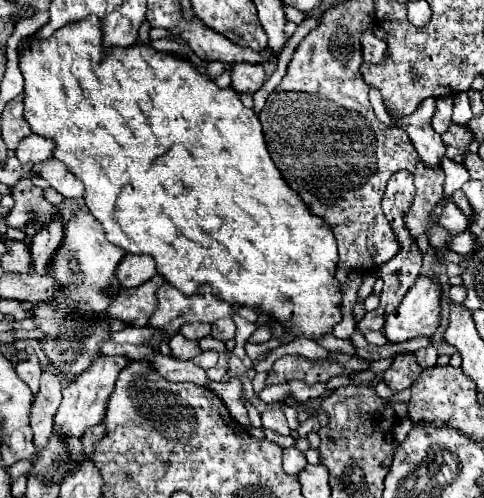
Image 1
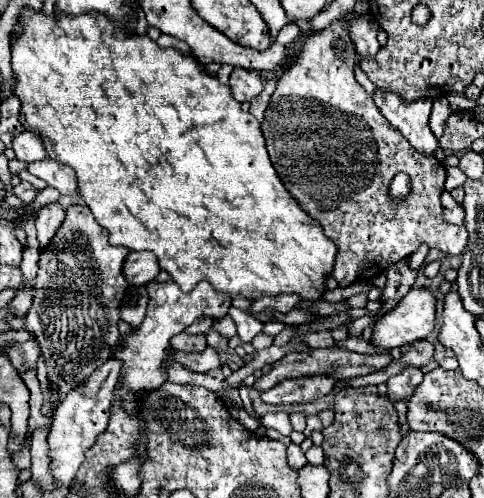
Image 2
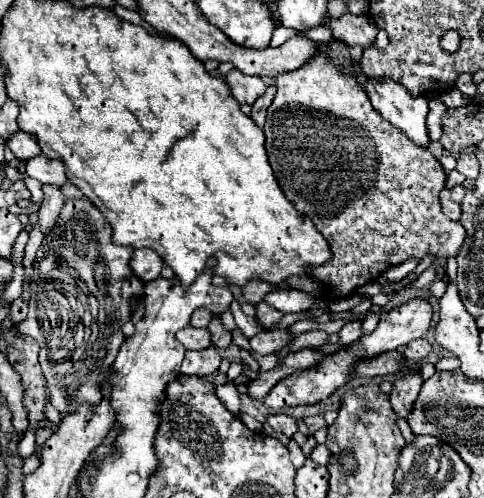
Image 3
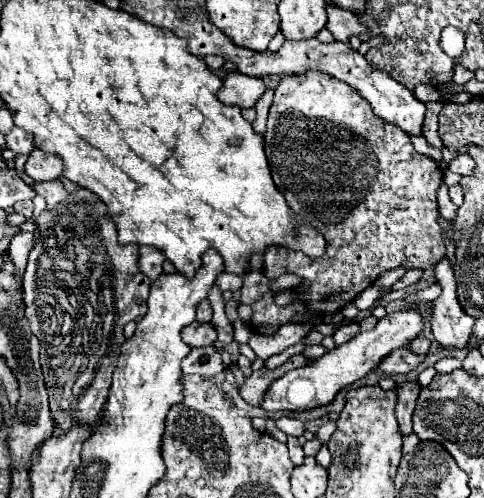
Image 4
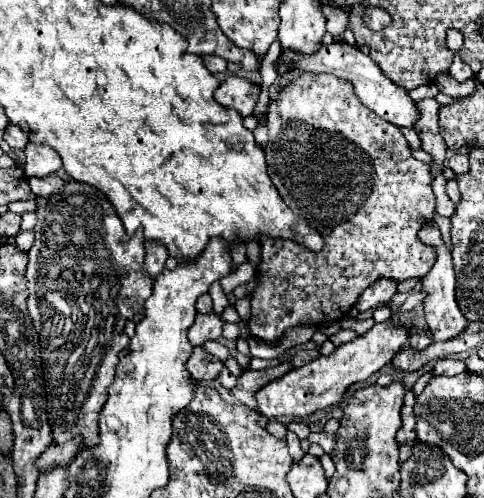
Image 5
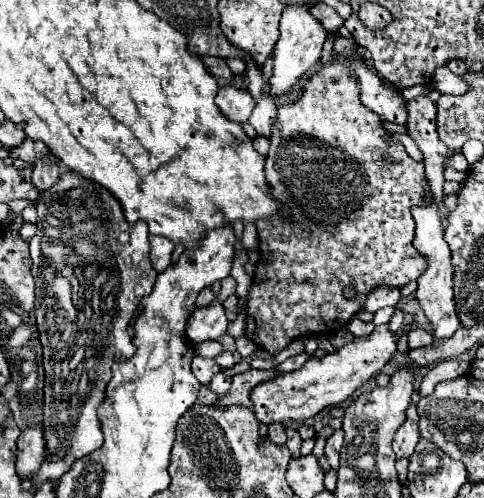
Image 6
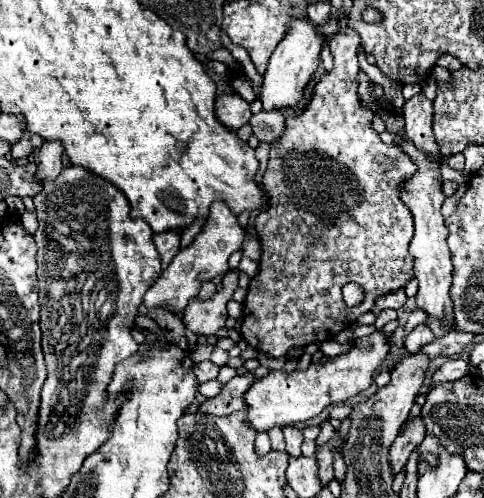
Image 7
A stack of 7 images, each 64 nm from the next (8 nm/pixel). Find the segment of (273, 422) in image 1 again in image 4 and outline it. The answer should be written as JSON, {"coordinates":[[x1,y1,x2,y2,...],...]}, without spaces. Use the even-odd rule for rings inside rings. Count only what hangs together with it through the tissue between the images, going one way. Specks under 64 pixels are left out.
{"coordinates":[[280,418,280,420,276,420,276,424,278,424,278,428,282,428,288,436,292,434,292,436,302,436,304,434,304,422,300,422,300,420,296,420,296,418]]}

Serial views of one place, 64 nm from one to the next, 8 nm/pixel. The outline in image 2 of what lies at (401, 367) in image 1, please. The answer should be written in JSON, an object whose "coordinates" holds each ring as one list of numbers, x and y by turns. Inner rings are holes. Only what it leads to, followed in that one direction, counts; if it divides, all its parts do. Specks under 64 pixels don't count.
{"coordinates":[[410,366,410,368,404,368,404,372,402,374,398,374,398,376,392,376,390,380,388,380,388,400,392,402,392,404,396,404,398,400,410,400,410,396,412,396,412,392,416,390,416,386,420,384,420,380,422,380,422,370,420,368,414,368,414,366]]}

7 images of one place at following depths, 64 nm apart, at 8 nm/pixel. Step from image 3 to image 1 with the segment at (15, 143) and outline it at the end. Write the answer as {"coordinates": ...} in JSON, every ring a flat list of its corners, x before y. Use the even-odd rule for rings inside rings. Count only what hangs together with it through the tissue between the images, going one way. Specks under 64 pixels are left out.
{"coordinates":[[30,134,24,140,20,140,20,144,16,148,16,158,20,162,32,162,32,164,44,162,44,160,52,158,52,148,54,148,52,140,38,136,38,134]]}

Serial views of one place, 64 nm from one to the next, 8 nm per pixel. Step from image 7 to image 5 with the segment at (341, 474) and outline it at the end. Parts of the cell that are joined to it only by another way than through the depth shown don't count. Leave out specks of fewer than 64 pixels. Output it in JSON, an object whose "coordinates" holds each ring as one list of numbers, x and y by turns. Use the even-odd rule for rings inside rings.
{"coordinates":[[311,432,307,439,310,443,319,444,324,449,325,453,332,456,332,452,334,450,337,438,338,437,336,434,331,435,324,432]]}

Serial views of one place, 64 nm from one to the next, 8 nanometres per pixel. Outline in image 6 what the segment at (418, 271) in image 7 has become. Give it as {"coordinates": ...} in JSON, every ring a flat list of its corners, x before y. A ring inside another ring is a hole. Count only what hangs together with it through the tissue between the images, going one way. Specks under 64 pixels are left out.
{"coordinates":[[426,184,426,188,424,188,424,198,430,202,428,206,422,206,422,208,412,208,412,216,414,216,414,220,416,220,416,236,414,236,414,240,412,240,412,246,422,254,422,256,426,256,426,270,422,272,422,276,420,276,420,280,418,280,418,290,416,290,416,300,418,300,418,304,422,306,422,310,424,310,424,314,430,318,430,322,432,322,432,328,434,328,434,338,448,338,450,334,454,334,458,328,460,328,460,320,458,320,458,316,456,316,456,306,454,306,454,292,452,292,452,264,450,264,450,248,448,248,448,244,446,244,446,240,444,240,444,226,442,226,442,218,440,218,440,214,438,214,438,208,436,208,436,202,434,202,434,196,432,196,432,190,428,188,428,184]]}

